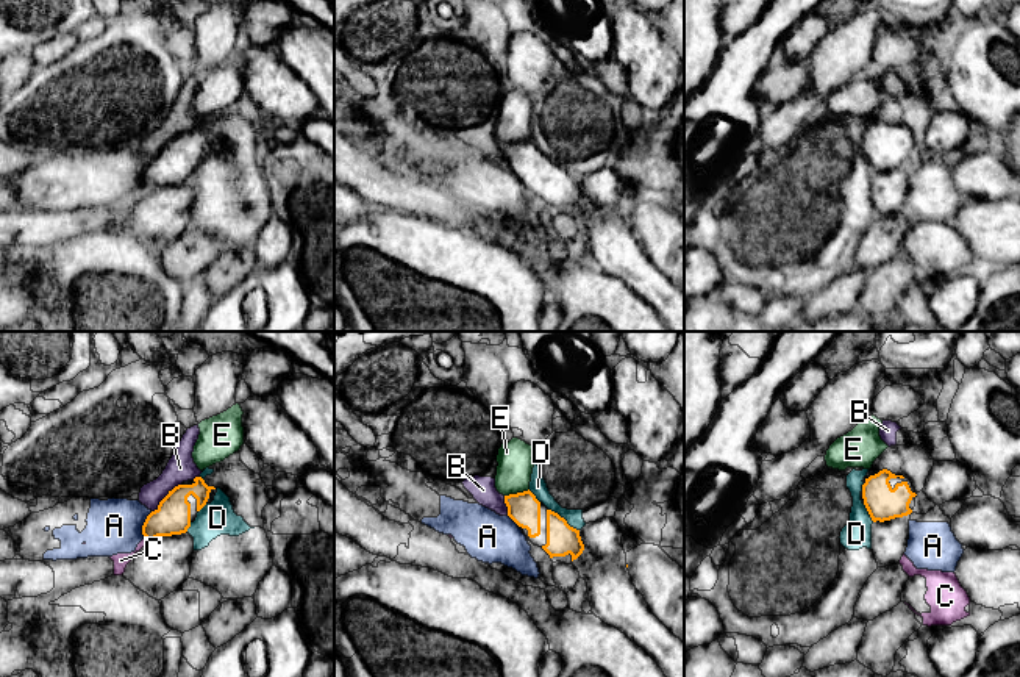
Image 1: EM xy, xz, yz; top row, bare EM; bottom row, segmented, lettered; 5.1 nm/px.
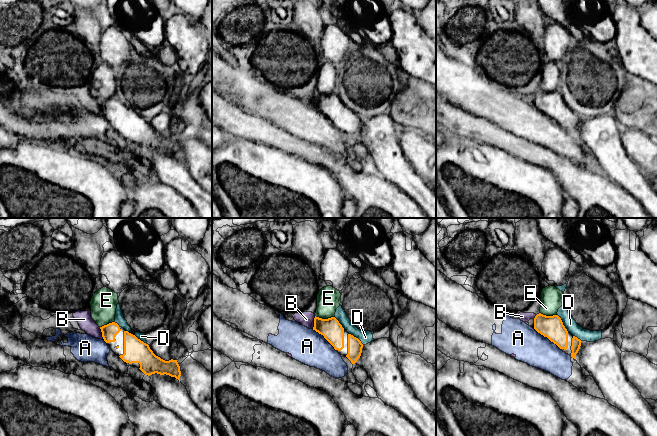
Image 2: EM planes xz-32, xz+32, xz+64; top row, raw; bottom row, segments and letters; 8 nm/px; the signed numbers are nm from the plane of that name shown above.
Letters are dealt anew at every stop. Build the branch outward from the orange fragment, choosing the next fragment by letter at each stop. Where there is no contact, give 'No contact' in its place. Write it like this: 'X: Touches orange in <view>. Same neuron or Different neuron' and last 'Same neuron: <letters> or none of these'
A: Touches orange in xy. Different neuron
B: Touches orange in xy. Different neuron
C: Touches orange in xy. Different neuron
D: Touches orange in xz. Different neuron
E: Touches orange in xz. Different neuron
Same neuron: none of these

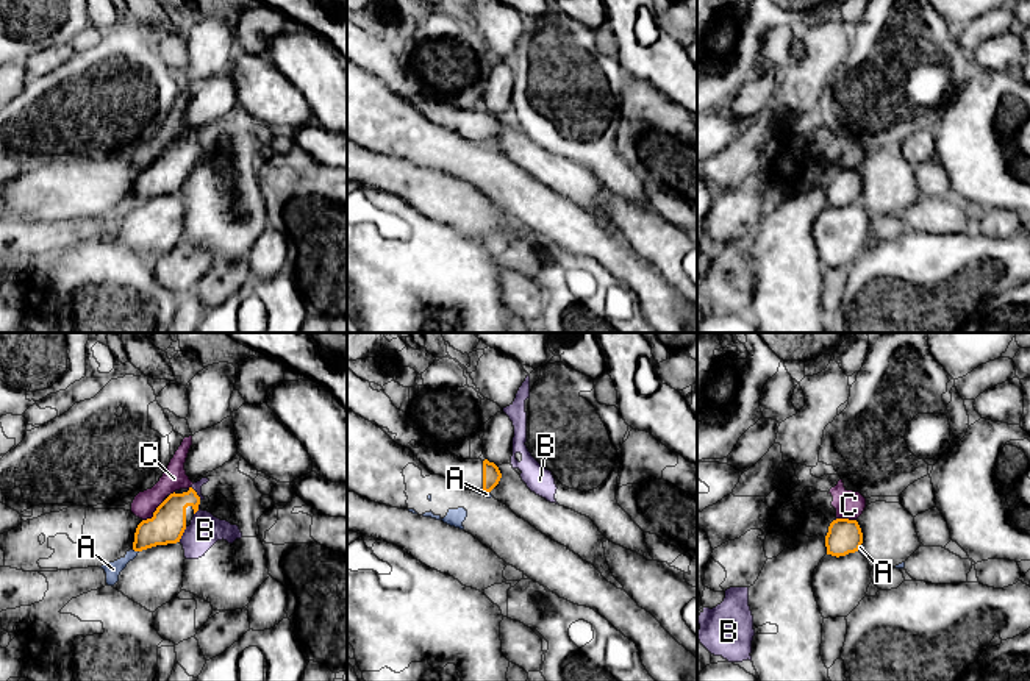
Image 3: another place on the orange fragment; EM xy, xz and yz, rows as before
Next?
A: Touches orange in xy. Different neuron
B: Touches orange in xy. Different neuron
C: Touches orange in xy. Different neuron
Same neuron: none of these

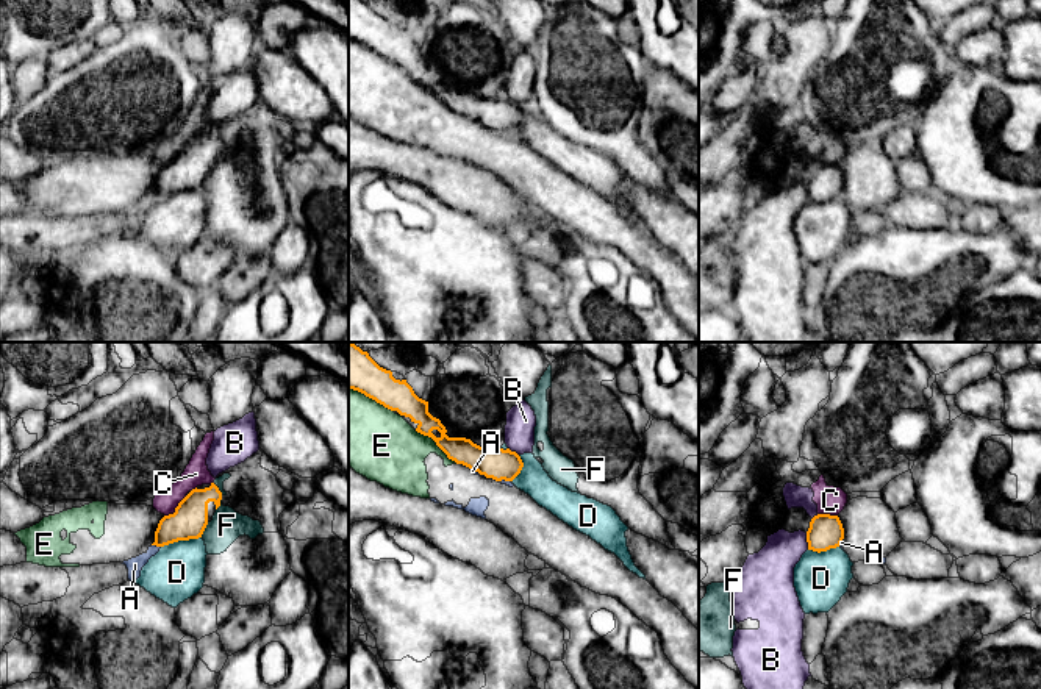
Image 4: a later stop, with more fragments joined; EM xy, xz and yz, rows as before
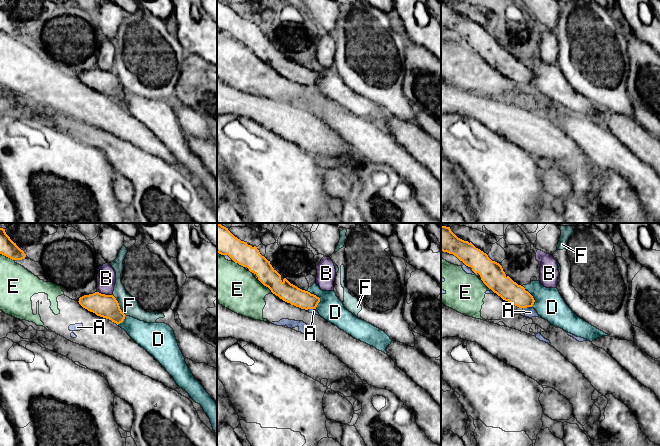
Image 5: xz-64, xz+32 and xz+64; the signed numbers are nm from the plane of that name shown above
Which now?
A: Touches orange in xy. Different neuron
B: Touches orange in yz. Different neuron
C: Touches orange in xy. Different neuron
D: Touches orange in xy. Different neuron
E: Touches orange in xz. Different neuron
F: Touches orange in xy. Different neuron
Same neuron: none of these

